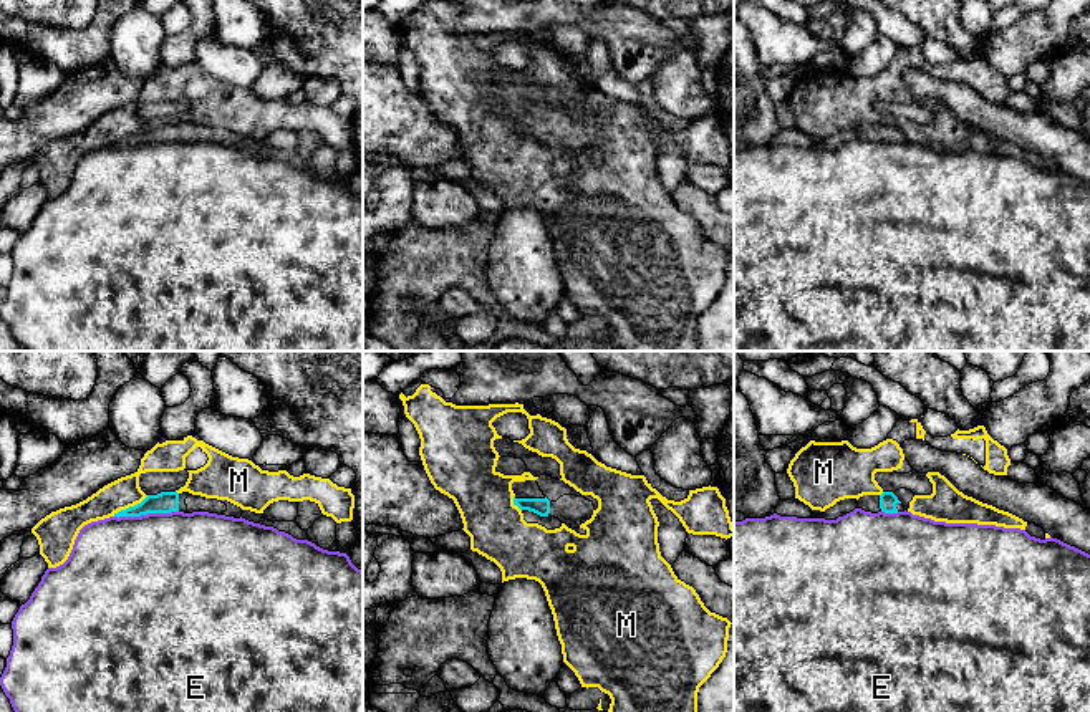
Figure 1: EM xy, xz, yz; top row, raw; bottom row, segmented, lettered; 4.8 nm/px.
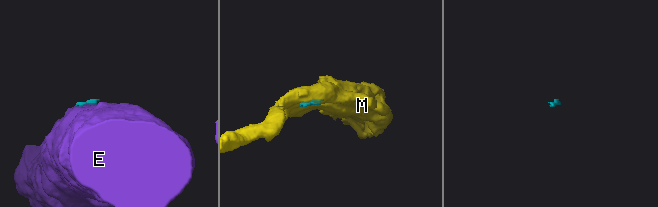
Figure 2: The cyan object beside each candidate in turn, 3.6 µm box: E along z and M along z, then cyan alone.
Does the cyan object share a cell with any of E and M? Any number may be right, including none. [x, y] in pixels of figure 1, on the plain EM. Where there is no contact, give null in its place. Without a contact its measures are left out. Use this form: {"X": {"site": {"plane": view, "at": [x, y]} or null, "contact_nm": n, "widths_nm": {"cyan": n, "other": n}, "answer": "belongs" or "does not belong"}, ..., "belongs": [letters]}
{"E": {"site": {"plane": "xy", "at": [146, 143]}, "contact_nm": 320, "widths_nm": {"cyan": 110, "other": 500}, "answer": "does not belong"}, "M": {"site": {"plane": "xy", "at": [130, 136]}, "contact_nm": 200, "widths_nm": {"cyan": 110, "other": 150}, "answer": "does not belong"}, "belongs": []}

